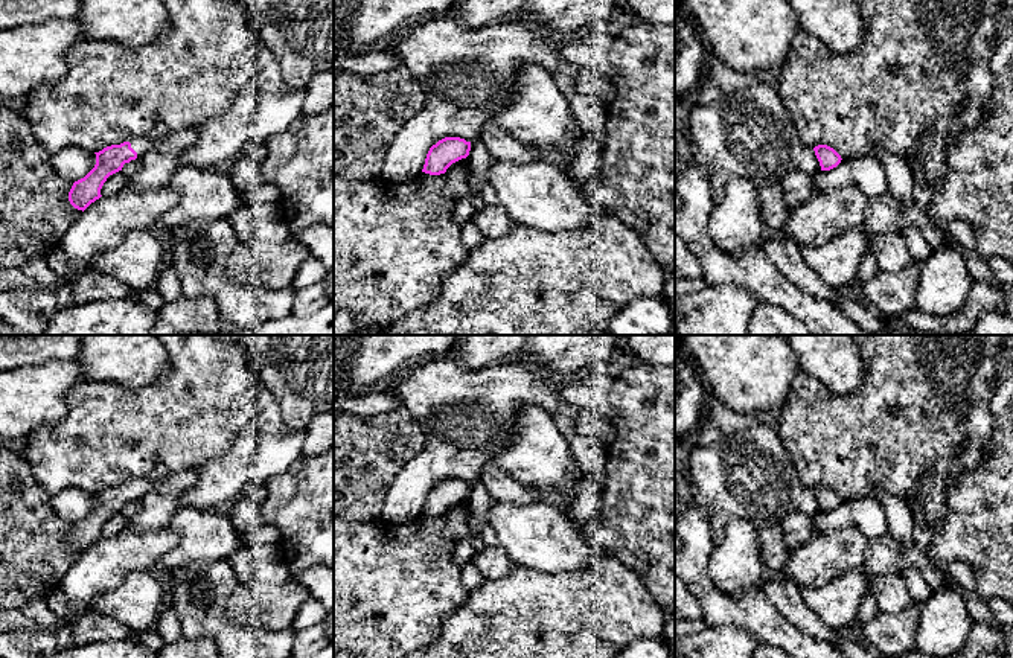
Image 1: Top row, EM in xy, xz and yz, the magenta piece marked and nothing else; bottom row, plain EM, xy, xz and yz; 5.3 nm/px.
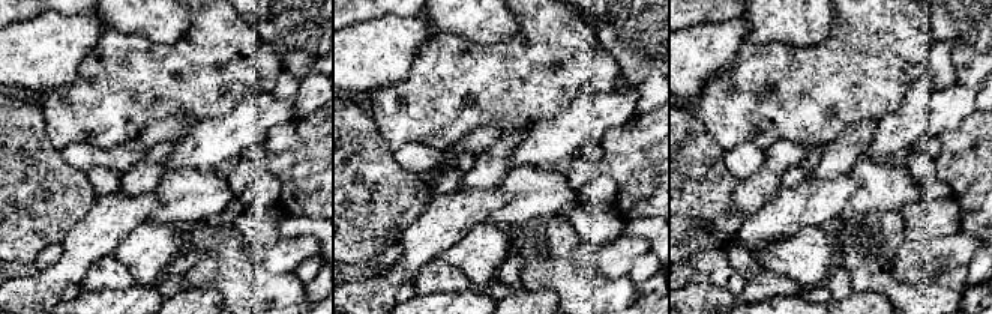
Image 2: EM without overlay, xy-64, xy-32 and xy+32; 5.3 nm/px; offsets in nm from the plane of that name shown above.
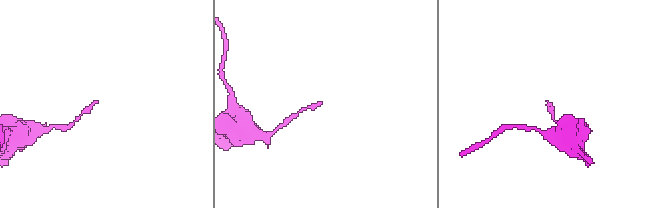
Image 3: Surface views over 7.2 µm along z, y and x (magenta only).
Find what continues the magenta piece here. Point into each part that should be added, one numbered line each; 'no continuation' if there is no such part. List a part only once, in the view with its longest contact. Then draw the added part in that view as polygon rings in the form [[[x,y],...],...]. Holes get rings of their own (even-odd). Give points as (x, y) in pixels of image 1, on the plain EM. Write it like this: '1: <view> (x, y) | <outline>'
1: xy (142, 486) | [[[131,478],[128,483],[131,484],[131,489],[137,494],[137,500],[146,497],[154,487],[154,483],[148,478]]]

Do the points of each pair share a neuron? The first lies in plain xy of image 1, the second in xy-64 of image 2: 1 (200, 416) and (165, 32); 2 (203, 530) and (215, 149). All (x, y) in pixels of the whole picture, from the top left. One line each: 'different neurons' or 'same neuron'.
1: different neurons
2: different neurons

